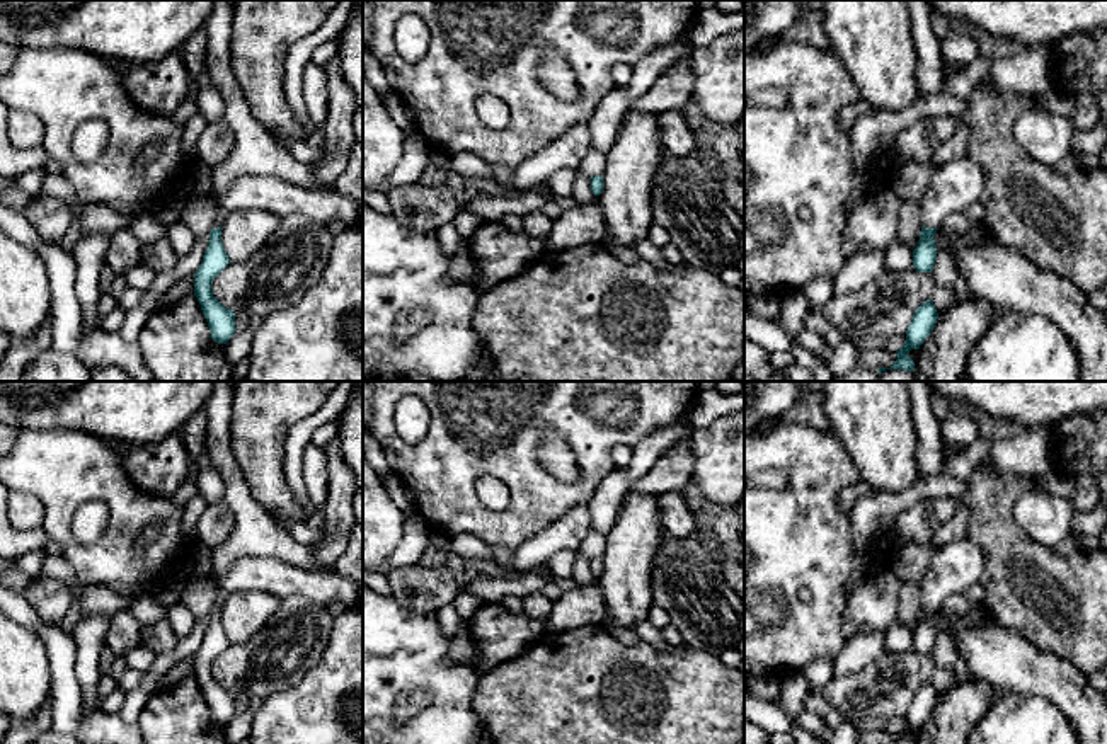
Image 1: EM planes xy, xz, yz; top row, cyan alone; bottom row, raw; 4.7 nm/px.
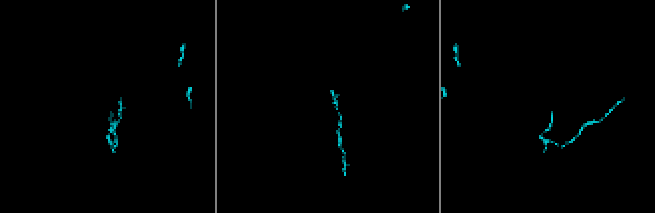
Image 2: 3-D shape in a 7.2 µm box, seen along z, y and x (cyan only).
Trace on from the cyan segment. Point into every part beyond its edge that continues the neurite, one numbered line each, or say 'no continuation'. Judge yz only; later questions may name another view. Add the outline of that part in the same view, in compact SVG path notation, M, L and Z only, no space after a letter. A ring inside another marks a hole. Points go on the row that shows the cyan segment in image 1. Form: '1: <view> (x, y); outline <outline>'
1: yz (954, 186); outline M967 155L935 167L918 201L921 226L940 228L949 215L964 213L979 201L984 184L986 172Z

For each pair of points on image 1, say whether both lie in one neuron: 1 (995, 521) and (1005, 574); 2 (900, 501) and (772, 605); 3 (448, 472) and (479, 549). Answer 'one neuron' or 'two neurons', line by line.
1: one neuron
2: two neurons
3: two neurons

